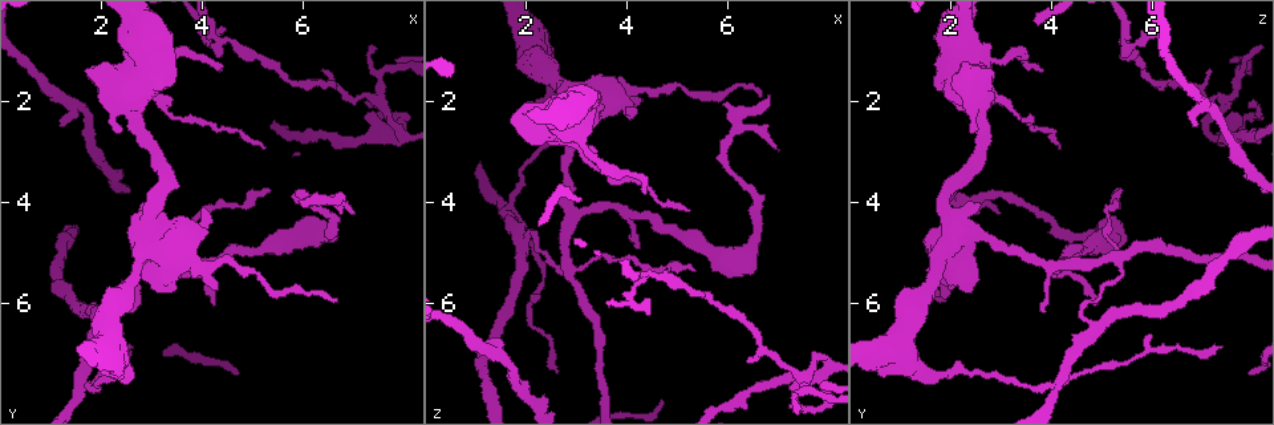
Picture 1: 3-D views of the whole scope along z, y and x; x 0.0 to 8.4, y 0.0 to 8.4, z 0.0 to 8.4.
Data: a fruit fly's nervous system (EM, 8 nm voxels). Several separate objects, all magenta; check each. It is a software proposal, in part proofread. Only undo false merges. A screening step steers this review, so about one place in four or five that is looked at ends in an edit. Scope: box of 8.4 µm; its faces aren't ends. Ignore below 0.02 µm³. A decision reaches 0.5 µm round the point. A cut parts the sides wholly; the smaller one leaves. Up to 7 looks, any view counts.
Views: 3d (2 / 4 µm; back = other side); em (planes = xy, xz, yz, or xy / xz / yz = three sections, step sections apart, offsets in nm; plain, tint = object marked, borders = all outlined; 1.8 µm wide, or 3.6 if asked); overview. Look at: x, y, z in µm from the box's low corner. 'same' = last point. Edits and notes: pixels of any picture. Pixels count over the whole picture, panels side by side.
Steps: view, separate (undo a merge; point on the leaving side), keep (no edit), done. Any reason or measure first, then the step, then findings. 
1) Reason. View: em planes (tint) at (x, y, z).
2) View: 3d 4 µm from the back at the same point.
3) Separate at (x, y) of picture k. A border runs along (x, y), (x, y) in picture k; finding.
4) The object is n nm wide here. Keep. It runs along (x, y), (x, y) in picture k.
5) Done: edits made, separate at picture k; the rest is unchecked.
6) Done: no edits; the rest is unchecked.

Abrupt turn. View: em yz step 16 (tint) at (5.95, 3.85, 3.10).

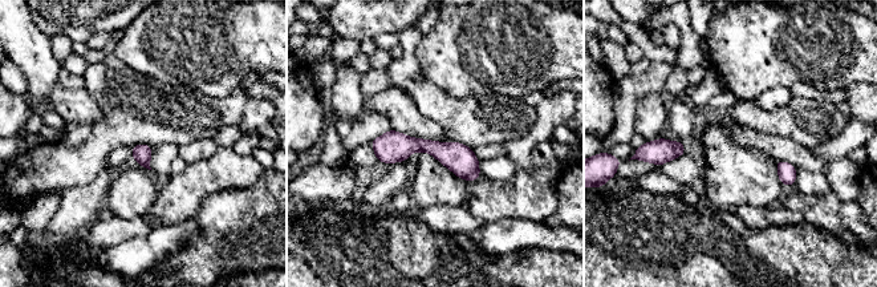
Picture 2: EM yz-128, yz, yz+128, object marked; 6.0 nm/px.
Another direction. View: em planes (tint) at the same point.

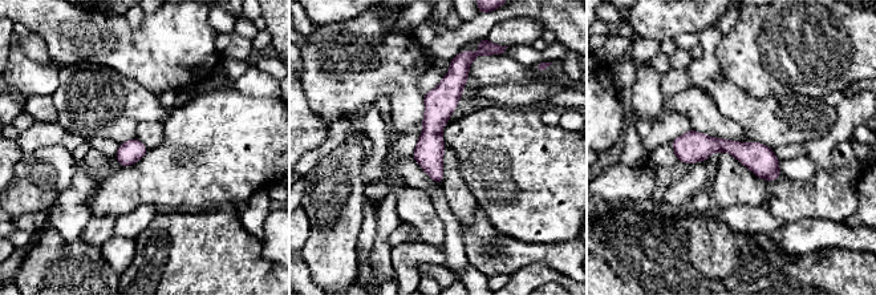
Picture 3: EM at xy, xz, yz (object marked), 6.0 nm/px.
Keep. It runs along (453, 69), (433, 122), (437, 178) in picture 3; one cell here.

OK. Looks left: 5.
A fork. View: em planes (tint) at (4.40, 0.85, 5.40).

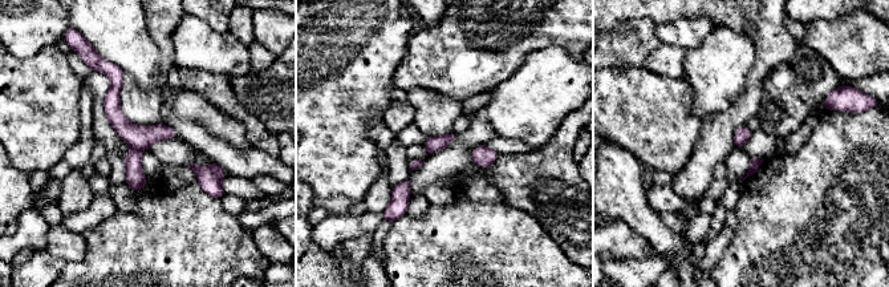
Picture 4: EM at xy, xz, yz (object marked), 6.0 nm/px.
Separate at (136, 180) of picture 4. A second cell is stuck on.

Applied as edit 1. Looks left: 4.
Redraw. View: overview.

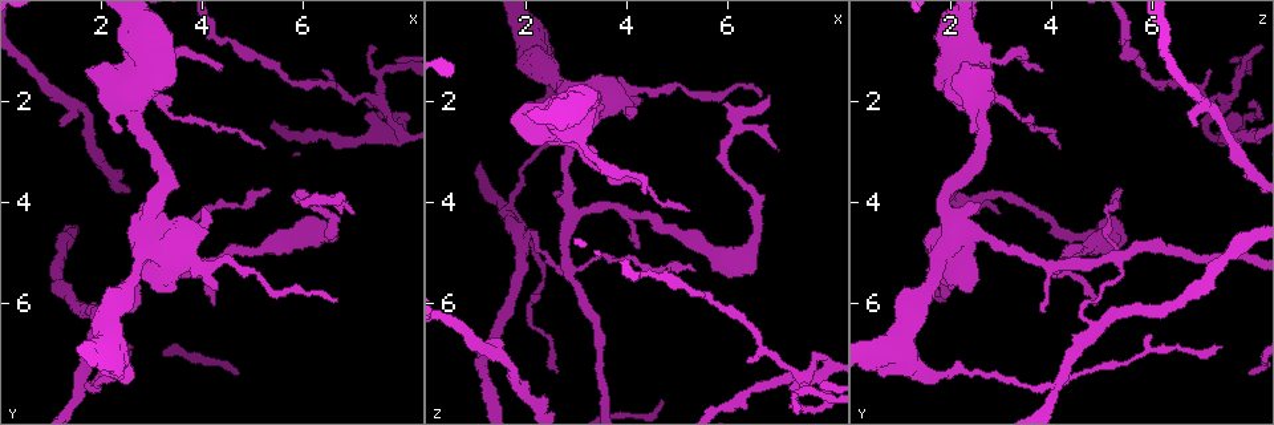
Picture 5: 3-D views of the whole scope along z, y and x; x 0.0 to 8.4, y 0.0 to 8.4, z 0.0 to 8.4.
Sharp bend. View: em xy step 4 (tint) at (2.90, 5.05, 5.40).

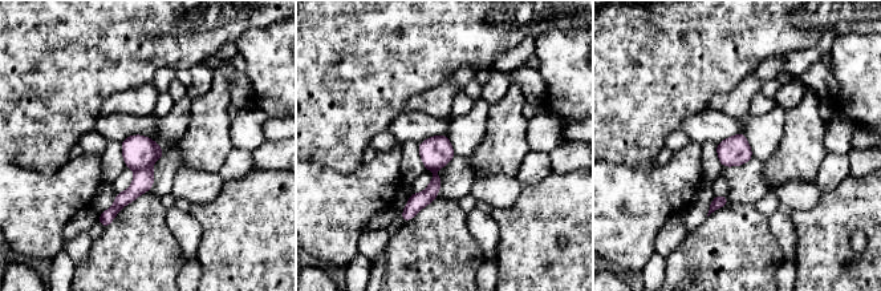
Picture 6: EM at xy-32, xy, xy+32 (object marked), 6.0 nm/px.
Separate at (138, 152) of picture 6. A border runs along (153, 142), (155, 160) in picture 6; two cells meet here.

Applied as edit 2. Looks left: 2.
Done: edits made, separate at picture 4, separate at picture 6; the rest is unchecked.

